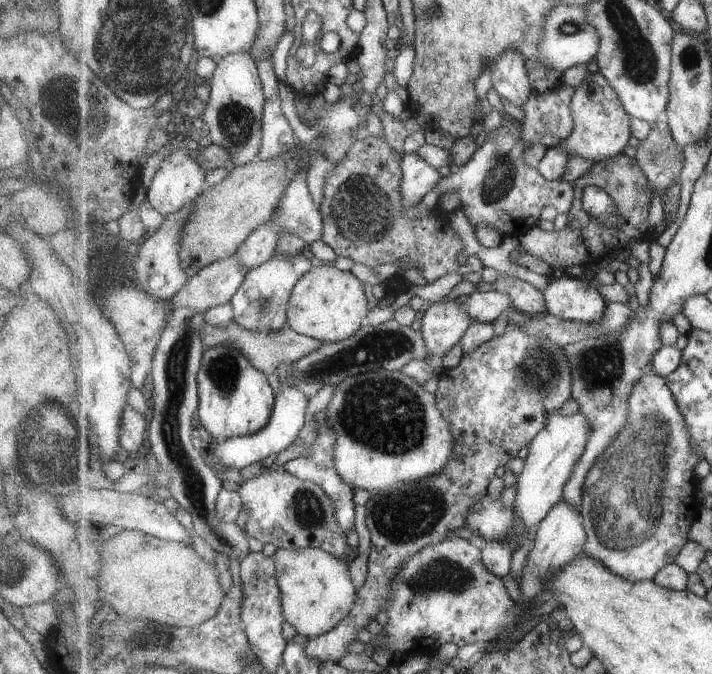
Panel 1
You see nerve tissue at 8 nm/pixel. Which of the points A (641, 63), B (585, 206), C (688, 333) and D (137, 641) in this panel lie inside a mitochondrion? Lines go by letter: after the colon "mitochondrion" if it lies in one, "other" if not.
A: mitochondrion
B: other
C: other
D: mitochondrion

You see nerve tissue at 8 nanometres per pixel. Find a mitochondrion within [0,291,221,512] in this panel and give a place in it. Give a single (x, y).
(48, 448)

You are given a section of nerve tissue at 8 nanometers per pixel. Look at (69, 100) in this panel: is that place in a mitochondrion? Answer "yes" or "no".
yes

